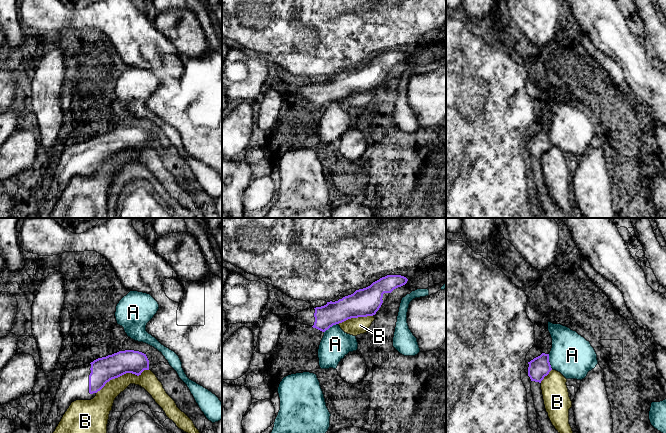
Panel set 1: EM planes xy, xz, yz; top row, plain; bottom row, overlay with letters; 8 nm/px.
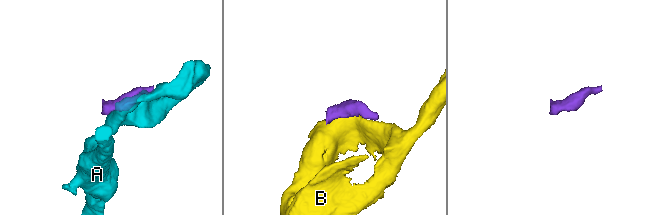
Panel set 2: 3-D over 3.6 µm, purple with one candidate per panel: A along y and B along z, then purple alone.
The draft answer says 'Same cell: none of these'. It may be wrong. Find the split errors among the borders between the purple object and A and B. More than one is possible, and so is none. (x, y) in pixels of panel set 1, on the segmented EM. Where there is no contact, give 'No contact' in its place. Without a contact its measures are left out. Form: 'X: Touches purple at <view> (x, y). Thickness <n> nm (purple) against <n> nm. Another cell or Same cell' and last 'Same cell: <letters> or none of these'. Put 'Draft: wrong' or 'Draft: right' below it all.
A: Touches purple at yz (548, 361). Thickness 170 nm (purple) against 340 nm. Another cell
B: Touches purple at xy (122, 374). Thickness 200 nm (purple) against 160 nm. Another cell
Same cell: none of these
Draft: right

